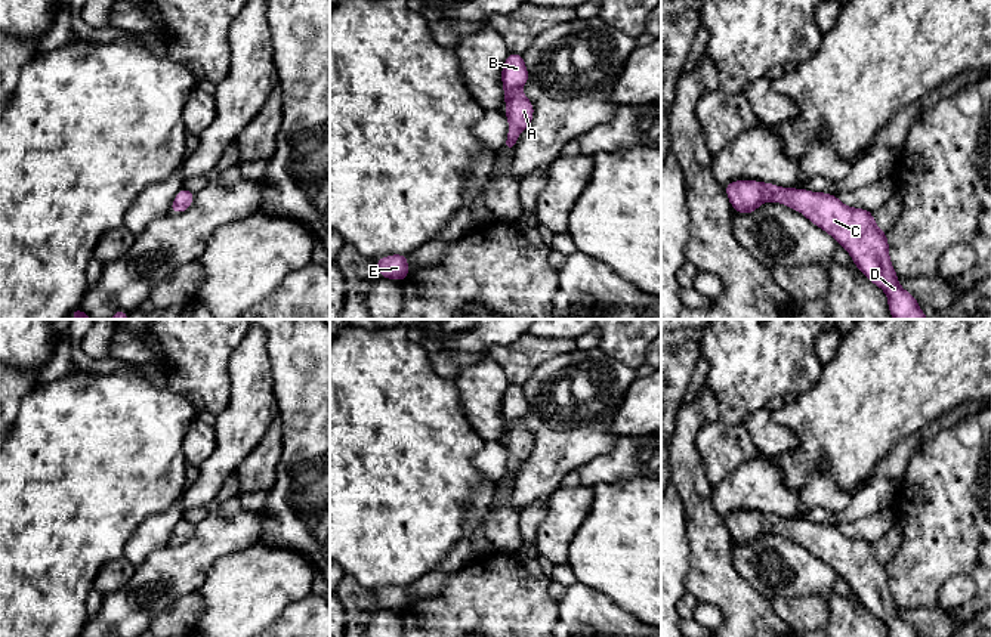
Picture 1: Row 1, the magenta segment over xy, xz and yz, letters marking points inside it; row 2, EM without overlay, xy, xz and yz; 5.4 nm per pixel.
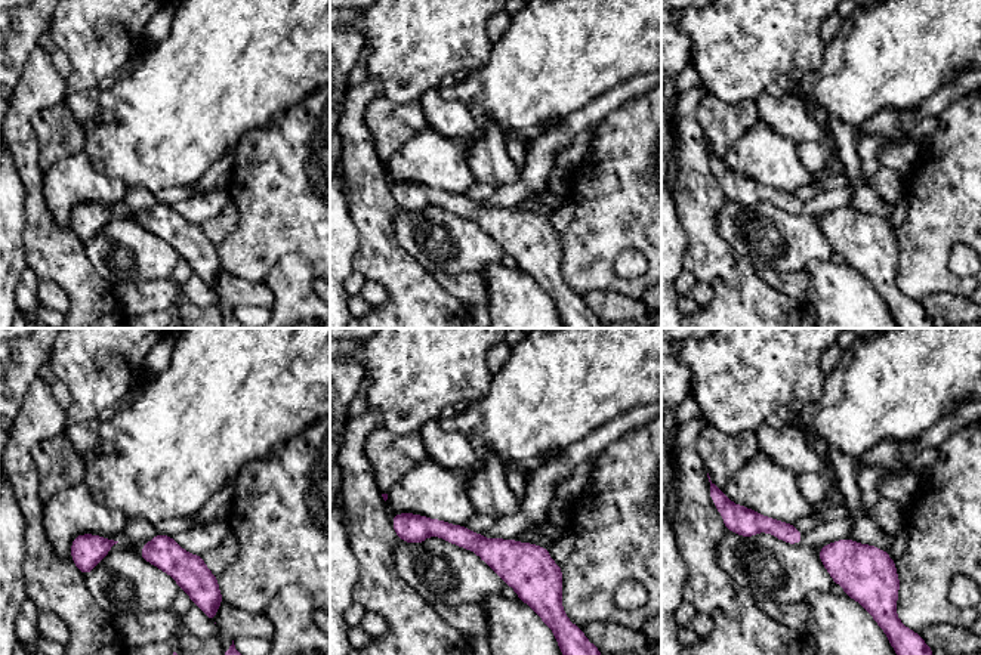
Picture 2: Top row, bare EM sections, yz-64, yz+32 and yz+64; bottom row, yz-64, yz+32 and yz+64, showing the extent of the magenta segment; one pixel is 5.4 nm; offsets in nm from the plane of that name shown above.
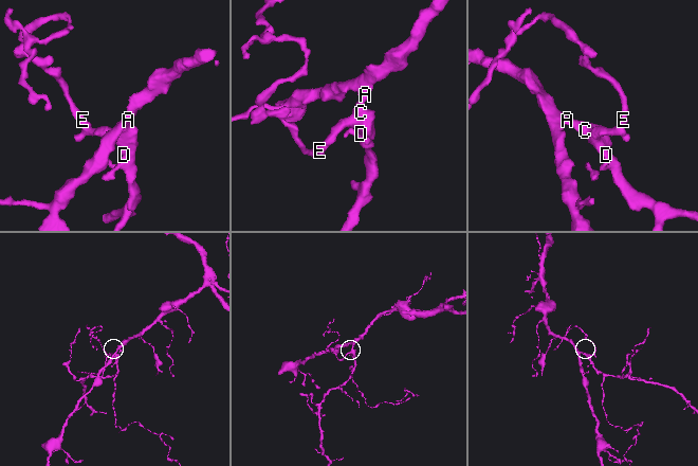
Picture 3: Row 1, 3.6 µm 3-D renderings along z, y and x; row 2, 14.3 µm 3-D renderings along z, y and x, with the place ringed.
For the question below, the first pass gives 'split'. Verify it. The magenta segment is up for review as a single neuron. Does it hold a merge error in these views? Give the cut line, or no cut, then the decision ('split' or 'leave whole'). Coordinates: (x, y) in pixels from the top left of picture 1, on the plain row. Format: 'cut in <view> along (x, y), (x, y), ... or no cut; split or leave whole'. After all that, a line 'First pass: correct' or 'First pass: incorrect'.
no cut; leave whole
First pass: incorrect

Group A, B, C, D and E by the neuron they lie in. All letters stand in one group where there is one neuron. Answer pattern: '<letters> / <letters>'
A B C D E

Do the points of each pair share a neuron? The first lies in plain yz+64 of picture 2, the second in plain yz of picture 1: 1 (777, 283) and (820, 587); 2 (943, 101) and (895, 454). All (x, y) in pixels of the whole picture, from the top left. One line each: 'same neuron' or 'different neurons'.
1: different neurons
2: same neuron

